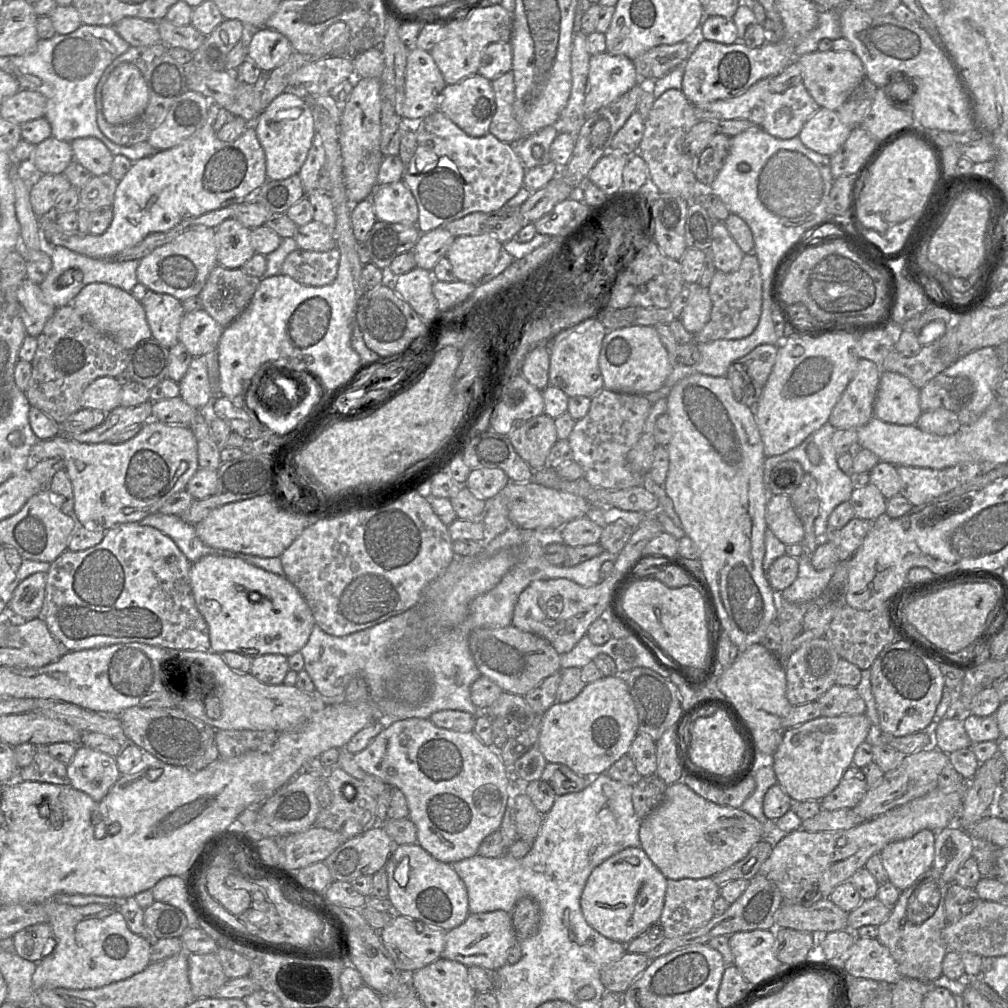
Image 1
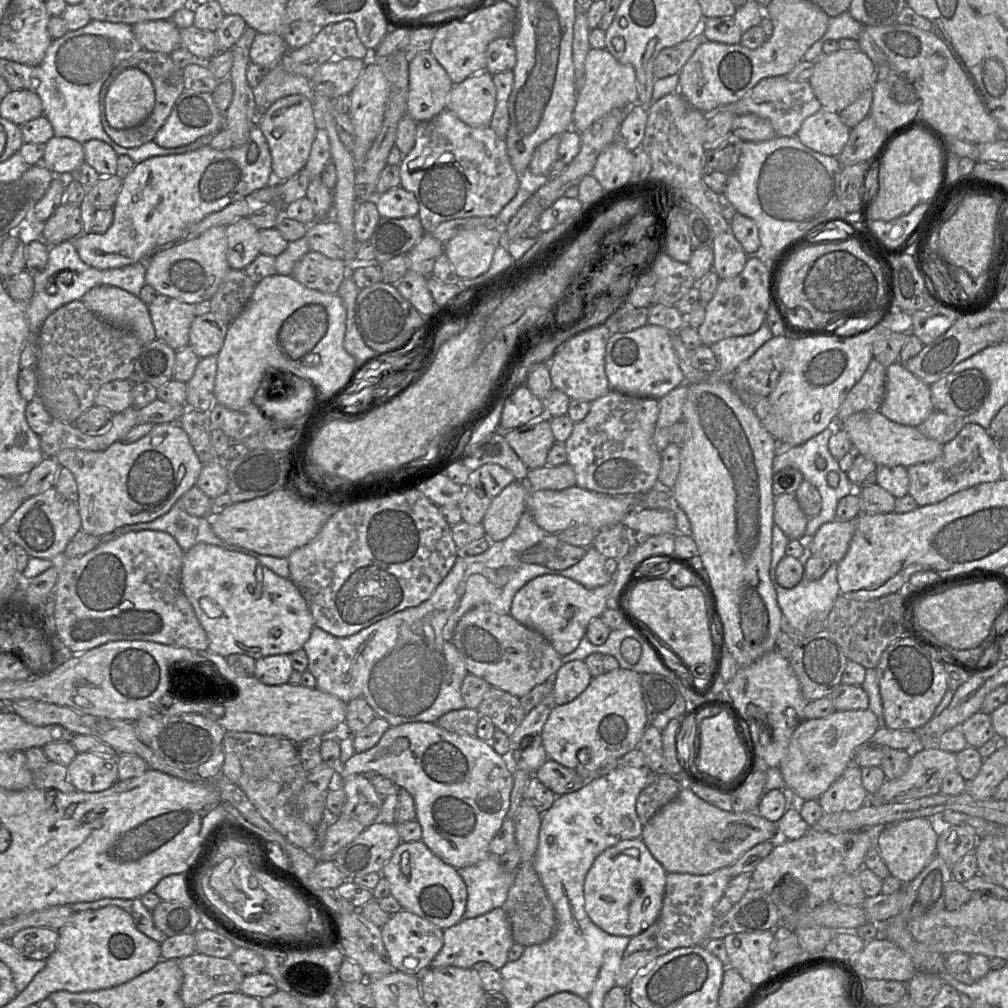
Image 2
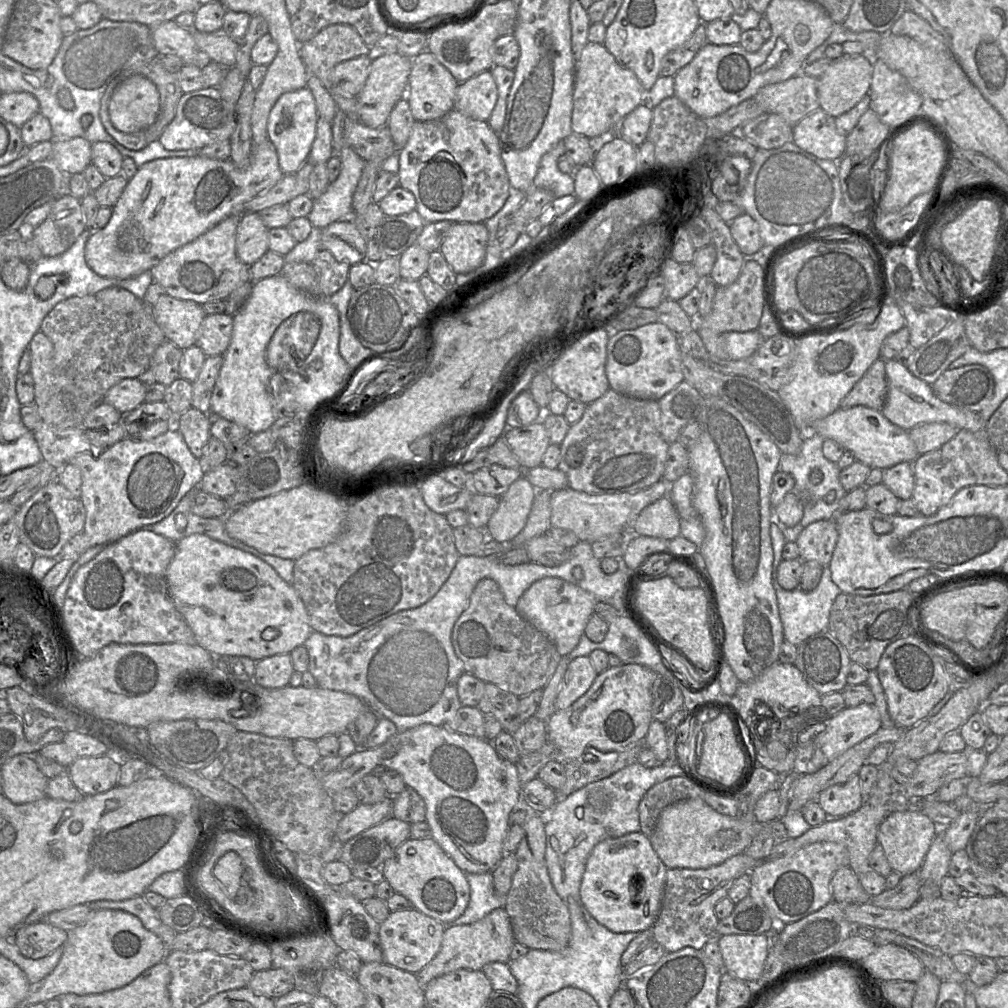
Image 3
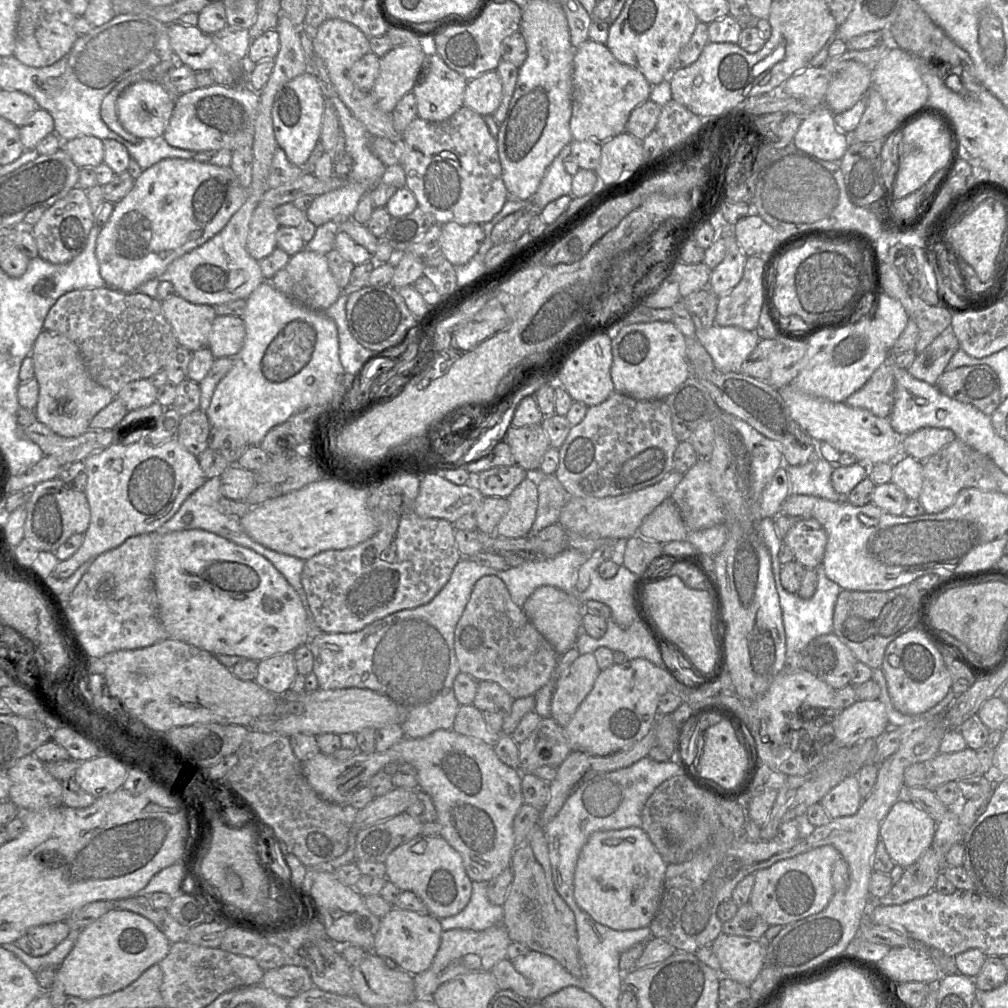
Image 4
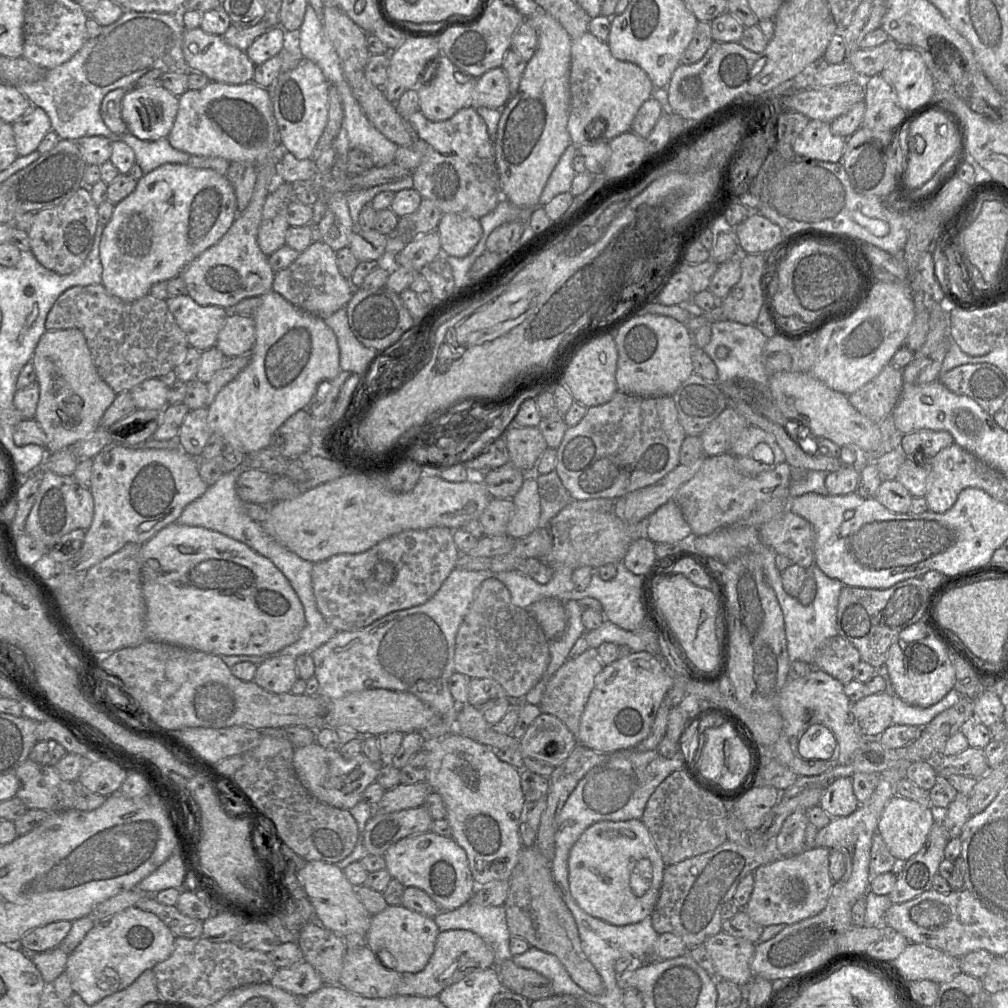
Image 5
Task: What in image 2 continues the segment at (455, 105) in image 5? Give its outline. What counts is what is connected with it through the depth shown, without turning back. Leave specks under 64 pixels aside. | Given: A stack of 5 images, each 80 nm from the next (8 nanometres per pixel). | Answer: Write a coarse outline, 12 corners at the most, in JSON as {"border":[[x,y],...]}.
{"border":[[431,52],[411,57],[407,115],[445,110],[454,84]]}

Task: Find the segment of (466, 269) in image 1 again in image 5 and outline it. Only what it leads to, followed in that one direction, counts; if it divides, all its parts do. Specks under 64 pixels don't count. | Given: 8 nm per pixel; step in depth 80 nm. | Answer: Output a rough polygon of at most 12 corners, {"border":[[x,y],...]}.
{"border":[[446,213],[437,231],[442,255],[462,258],[483,230],[479,218]]}

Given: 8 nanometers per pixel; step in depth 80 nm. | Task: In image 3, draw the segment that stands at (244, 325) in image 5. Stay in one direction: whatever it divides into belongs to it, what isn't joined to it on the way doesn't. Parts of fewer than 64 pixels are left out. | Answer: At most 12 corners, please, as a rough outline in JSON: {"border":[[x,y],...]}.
{"border":[[207,315],[196,346],[206,357],[222,356],[233,316]]}

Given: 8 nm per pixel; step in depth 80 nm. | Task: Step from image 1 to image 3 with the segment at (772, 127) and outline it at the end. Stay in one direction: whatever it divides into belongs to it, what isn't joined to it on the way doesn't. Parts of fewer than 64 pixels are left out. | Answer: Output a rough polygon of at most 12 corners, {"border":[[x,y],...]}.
{"border":[[797,74],[753,97],[791,126],[820,109],[817,78]]}

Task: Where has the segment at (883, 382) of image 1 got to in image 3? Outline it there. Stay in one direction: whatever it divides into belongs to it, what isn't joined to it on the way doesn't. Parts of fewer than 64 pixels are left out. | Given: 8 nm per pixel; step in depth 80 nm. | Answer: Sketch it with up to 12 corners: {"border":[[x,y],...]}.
{"border":[[896,359],[881,413],[910,431],[946,422],[976,433],[979,413],[940,400]]}

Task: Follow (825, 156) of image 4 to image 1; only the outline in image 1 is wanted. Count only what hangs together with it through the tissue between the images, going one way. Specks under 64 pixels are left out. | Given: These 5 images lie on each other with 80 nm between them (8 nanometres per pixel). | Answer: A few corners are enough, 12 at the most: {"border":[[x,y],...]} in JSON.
{"border":[[820,107],[798,137],[831,156],[851,129],[836,111]]}

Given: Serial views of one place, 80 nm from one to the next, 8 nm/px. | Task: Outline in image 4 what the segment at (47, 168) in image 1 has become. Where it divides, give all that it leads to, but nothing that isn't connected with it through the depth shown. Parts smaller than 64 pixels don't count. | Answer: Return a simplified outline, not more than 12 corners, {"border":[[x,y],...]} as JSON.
{"border":[[95,136],[62,141],[61,149],[79,168],[98,166],[103,141]]}

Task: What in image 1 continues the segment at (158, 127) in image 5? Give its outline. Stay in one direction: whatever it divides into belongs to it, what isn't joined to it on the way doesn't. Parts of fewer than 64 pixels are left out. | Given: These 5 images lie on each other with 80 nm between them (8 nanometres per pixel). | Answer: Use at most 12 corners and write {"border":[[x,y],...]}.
{"border":[[122,63],[102,87],[102,110],[113,125],[146,109],[139,69]]}

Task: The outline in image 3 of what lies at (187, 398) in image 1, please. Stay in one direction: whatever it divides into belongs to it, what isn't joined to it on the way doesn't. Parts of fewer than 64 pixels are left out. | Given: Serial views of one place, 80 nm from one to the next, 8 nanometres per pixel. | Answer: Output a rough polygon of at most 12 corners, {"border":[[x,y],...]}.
{"border":[[222,356],[206,357],[191,383],[192,408],[210,413]]}

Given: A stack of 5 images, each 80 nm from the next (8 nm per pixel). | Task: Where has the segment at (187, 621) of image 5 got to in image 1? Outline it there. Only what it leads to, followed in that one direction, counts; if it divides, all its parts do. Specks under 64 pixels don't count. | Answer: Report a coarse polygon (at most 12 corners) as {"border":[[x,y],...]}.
{"border":[[191,564],[210,650],[290,656],[315,620],[285,577]]}

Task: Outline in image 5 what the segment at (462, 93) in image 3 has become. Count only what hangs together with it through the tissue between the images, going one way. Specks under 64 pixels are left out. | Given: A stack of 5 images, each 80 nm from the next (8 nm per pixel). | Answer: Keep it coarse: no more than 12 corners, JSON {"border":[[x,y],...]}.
{"border":[[493,68],[477,78],[471,107],[502,109],[507,74]]}

